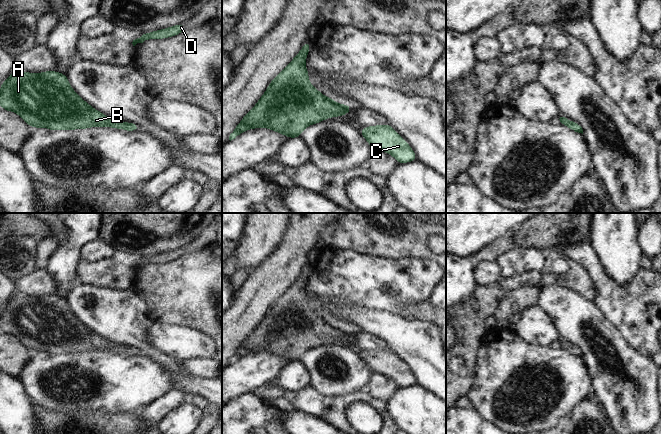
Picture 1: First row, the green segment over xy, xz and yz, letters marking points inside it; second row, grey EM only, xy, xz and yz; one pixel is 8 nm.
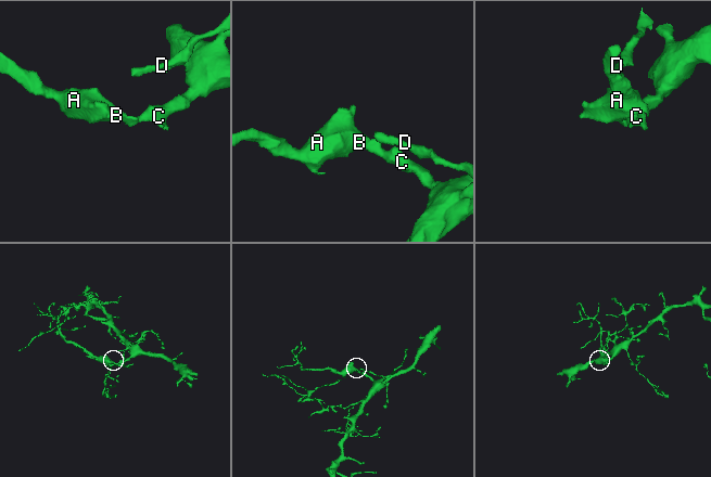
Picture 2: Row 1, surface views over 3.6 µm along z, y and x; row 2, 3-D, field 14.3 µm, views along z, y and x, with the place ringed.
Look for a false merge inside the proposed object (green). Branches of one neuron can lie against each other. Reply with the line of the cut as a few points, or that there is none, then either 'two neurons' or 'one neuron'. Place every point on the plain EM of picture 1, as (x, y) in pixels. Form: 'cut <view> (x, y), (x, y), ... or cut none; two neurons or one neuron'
cut none; one neuron

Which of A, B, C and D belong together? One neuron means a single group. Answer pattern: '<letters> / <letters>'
A B C D

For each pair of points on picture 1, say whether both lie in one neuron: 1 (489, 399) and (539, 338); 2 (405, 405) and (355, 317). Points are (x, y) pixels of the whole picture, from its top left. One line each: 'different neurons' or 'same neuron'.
1: different neurons
2: different neurons

